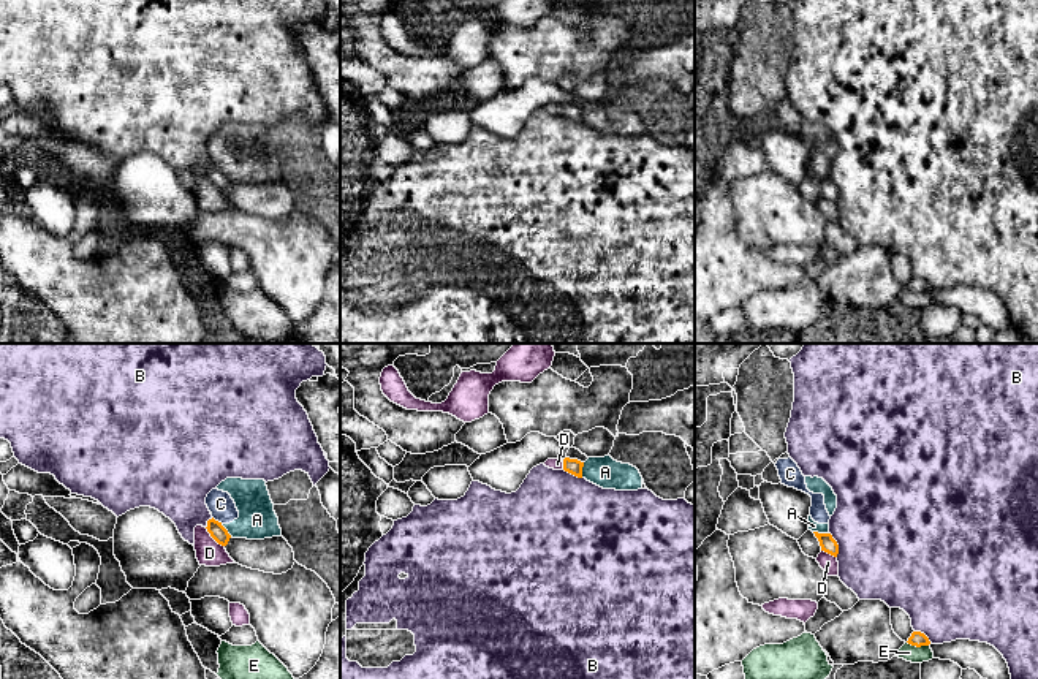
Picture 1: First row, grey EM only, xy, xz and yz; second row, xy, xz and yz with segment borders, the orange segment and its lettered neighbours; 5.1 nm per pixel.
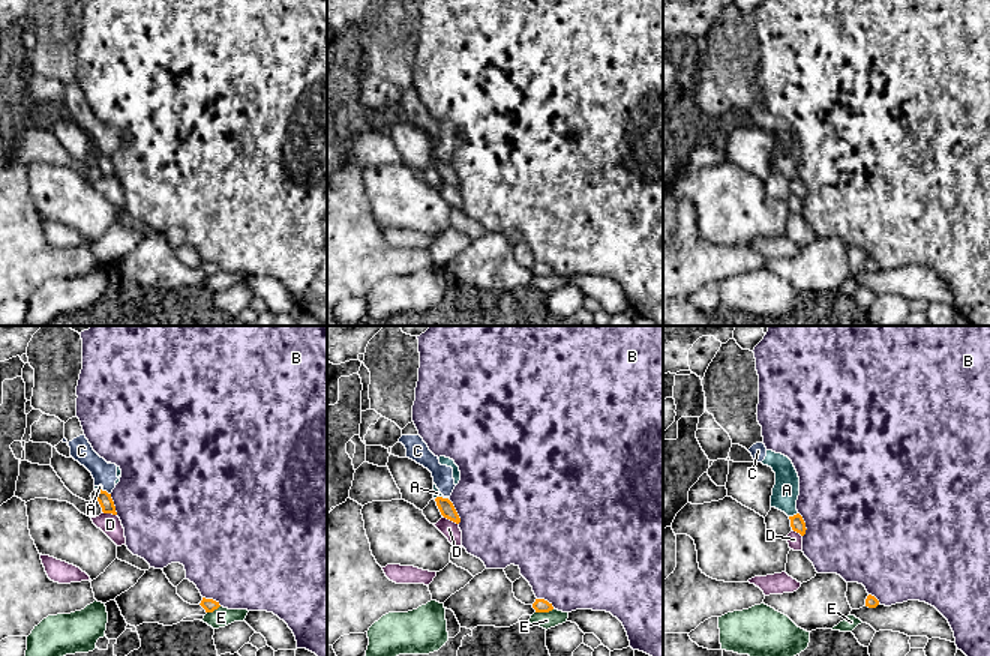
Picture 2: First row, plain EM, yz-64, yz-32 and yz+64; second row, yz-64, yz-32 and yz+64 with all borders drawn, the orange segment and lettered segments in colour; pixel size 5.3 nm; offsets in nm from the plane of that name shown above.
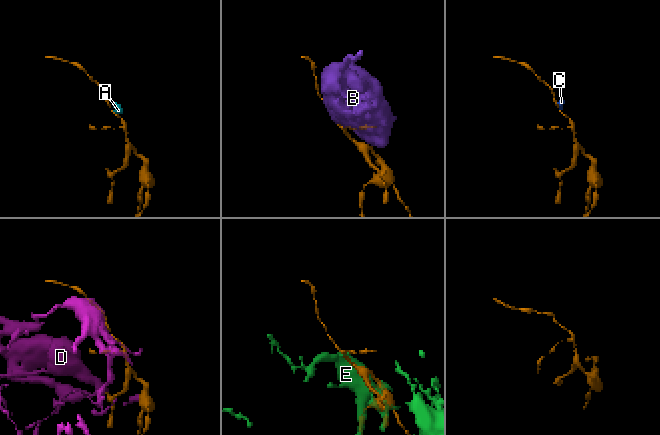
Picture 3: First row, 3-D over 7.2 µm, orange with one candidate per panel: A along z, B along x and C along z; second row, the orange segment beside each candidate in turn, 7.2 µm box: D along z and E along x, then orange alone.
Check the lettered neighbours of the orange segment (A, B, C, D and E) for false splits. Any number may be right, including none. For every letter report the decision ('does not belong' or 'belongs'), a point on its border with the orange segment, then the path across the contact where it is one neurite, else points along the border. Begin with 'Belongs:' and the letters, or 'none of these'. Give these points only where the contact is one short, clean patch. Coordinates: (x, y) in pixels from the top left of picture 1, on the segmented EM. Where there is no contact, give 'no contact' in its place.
Belongs: none of these
A: does not belong | xz (581, 470) | along xz (584, 462), (581, 477)
B: does not belong | yz (837, 545)
C: does not belong | xy (217, 521) | along xy (212, 516), (222, 523)
D: does not belong | xy (214, 538)
E: does not belong | yz (918, 646)

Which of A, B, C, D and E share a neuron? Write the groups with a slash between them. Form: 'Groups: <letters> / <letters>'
Groups: A C / B / D / E

